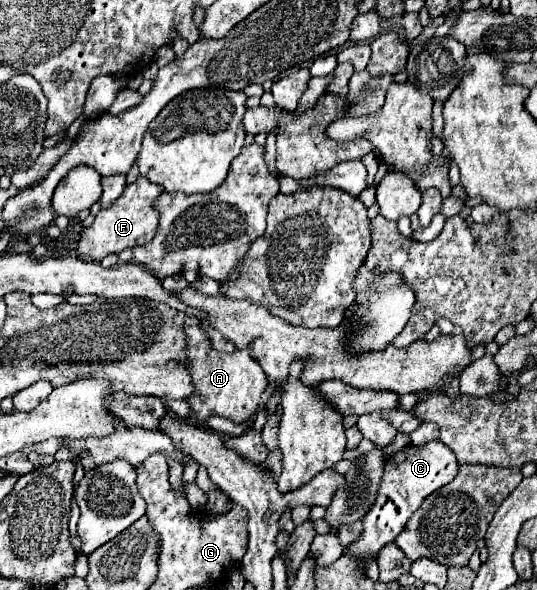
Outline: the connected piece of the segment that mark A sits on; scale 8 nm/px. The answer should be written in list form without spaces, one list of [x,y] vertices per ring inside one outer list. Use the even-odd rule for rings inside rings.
[[[186,316],[184,333],[187,340],[186,364],[189,366],[191,378],[195,382],[195,392],[187,398],[187,402],[193,410],[191,418],[195,418],[199,424],[205,424],[205,418],[213,416],[213,414],[231,418],[237,424],[249,420],[259,406],[261,394],[269,386],[269,380],[267,380],[263,368],[259,366],[259,362],[255,358],[251,358],[249,348],[237,350],[233,354],[219,354],[217,350],[213,350],[200,326],[200,320],[193,316]]]

